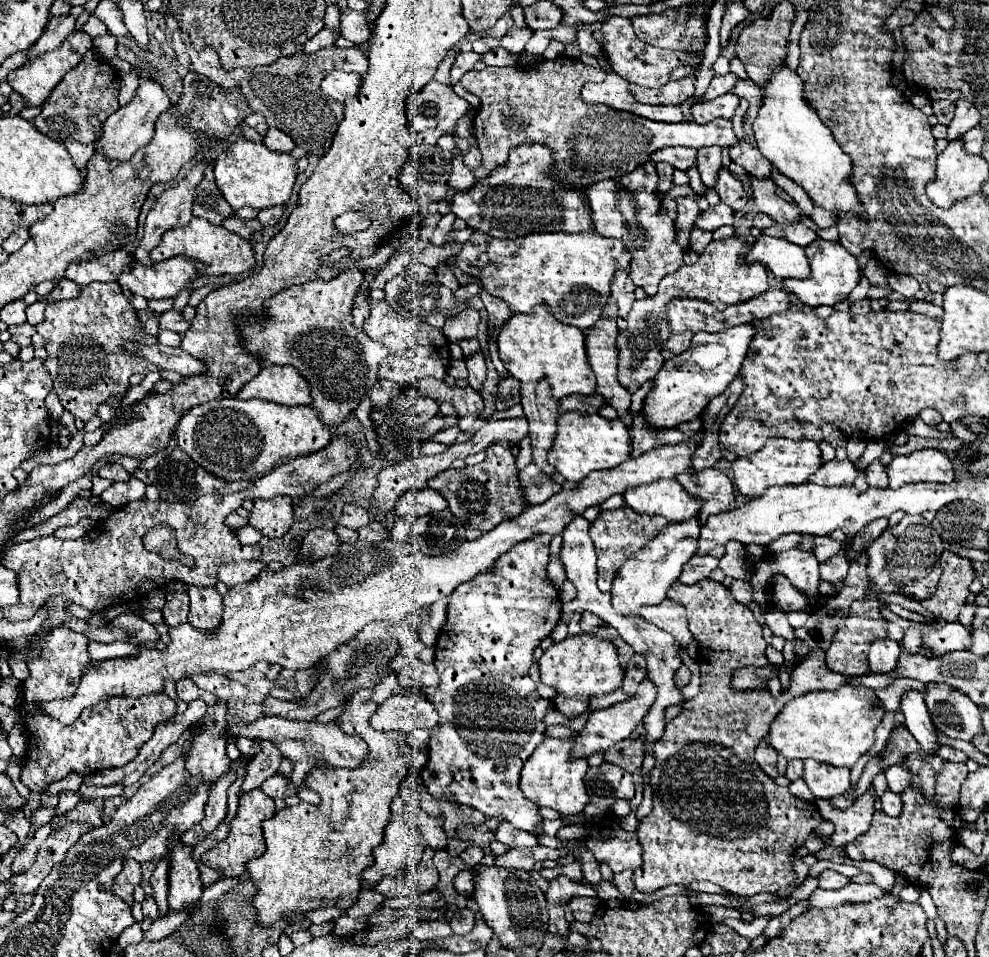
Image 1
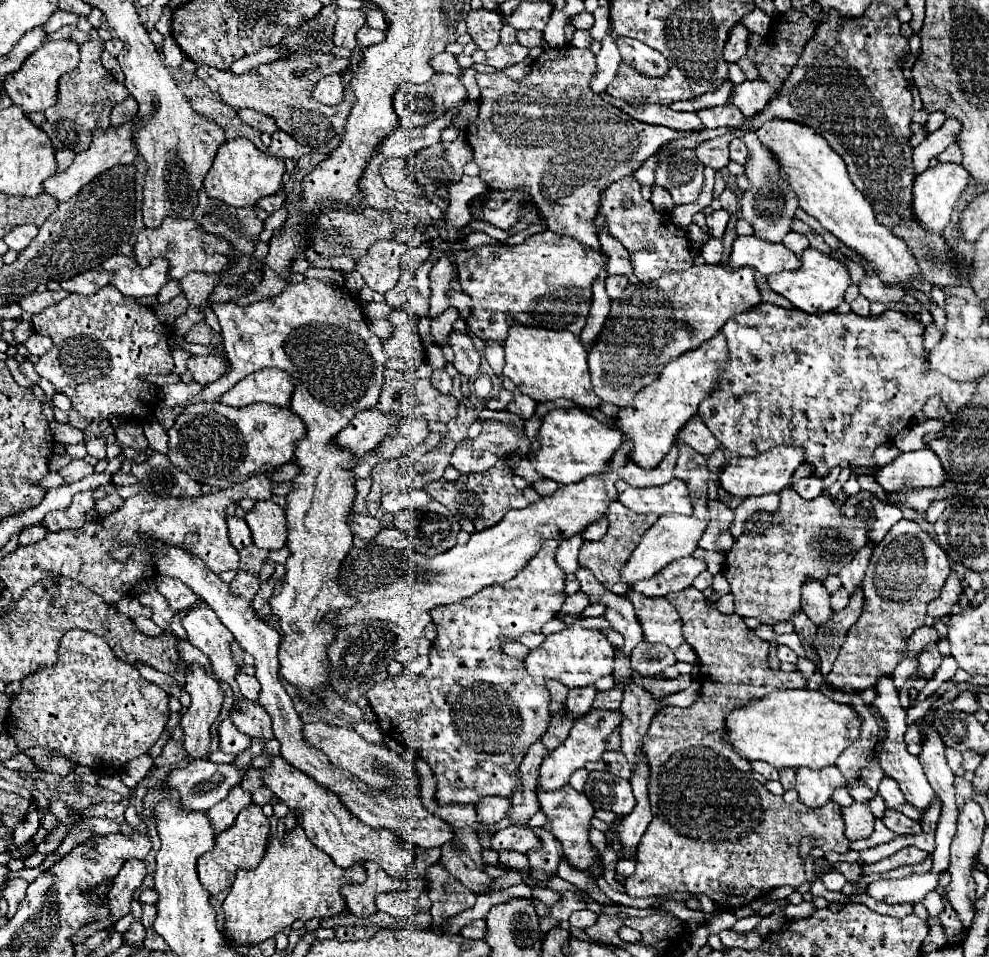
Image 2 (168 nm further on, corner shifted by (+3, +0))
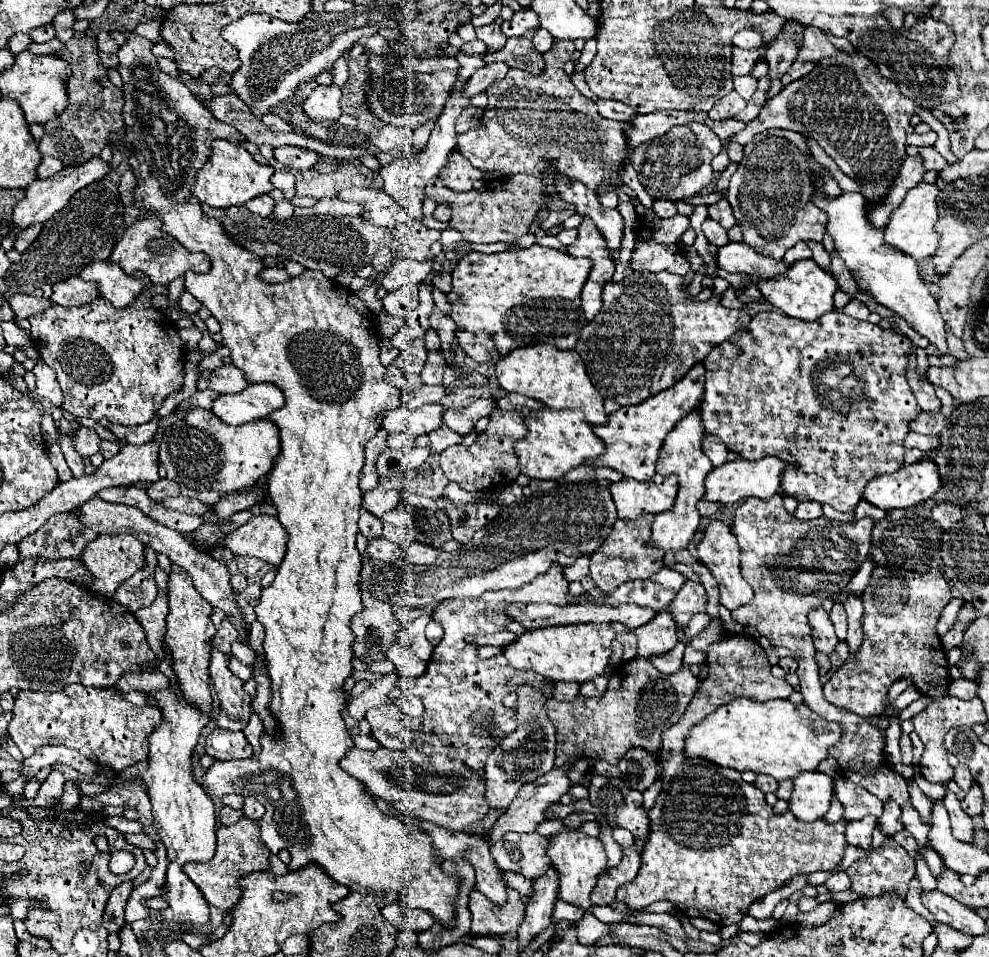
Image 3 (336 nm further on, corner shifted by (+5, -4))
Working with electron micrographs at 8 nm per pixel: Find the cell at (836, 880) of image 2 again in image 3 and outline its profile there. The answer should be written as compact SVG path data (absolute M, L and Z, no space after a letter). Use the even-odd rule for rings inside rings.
M840 871L840 873L832 873L824 885L828 891L846 891L850 887L850 879L844 871Z

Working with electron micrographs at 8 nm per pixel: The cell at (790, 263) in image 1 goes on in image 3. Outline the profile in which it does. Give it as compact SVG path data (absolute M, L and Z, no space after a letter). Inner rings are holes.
M744 241L728 243L718 249L718 267L728 273L742 273L742 275L758 275L762 279L772 279L784 275L788 265L784 261L774 261L772 257L764 257L748 247Z

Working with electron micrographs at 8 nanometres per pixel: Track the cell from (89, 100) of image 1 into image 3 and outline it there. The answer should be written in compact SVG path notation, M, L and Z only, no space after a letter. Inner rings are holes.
M82 37L70 39L62 51L58 51L62 59L66 59L72 67L72 75L66 83L68 87L68 107L52 121L44 125L44 137L38 143L42 155L52 155L60 159L64 165L80 165L90 157L98 155L110 136L117 133L124 125L122 107L124 93L116 85L108 81L106 67L98 57L98 39Z

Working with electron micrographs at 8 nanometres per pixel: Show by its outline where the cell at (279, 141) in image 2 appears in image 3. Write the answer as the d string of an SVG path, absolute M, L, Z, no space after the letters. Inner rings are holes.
M284 145L284 147L276 147L274 149L274 159L278 159L280 163L284 163L286 167L292 167L292 169L312 169L320 155L316 151L310 151L310 149L300 149L300 147L294 147L294 145Z

